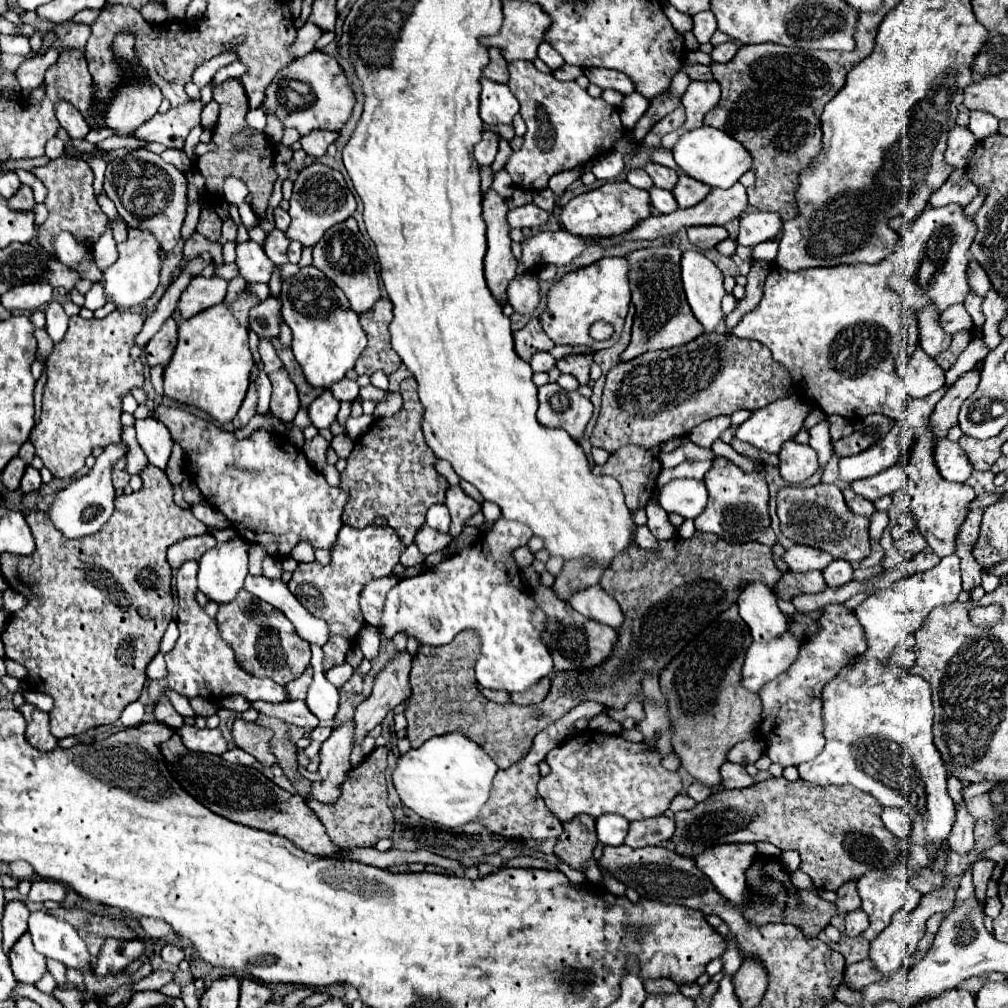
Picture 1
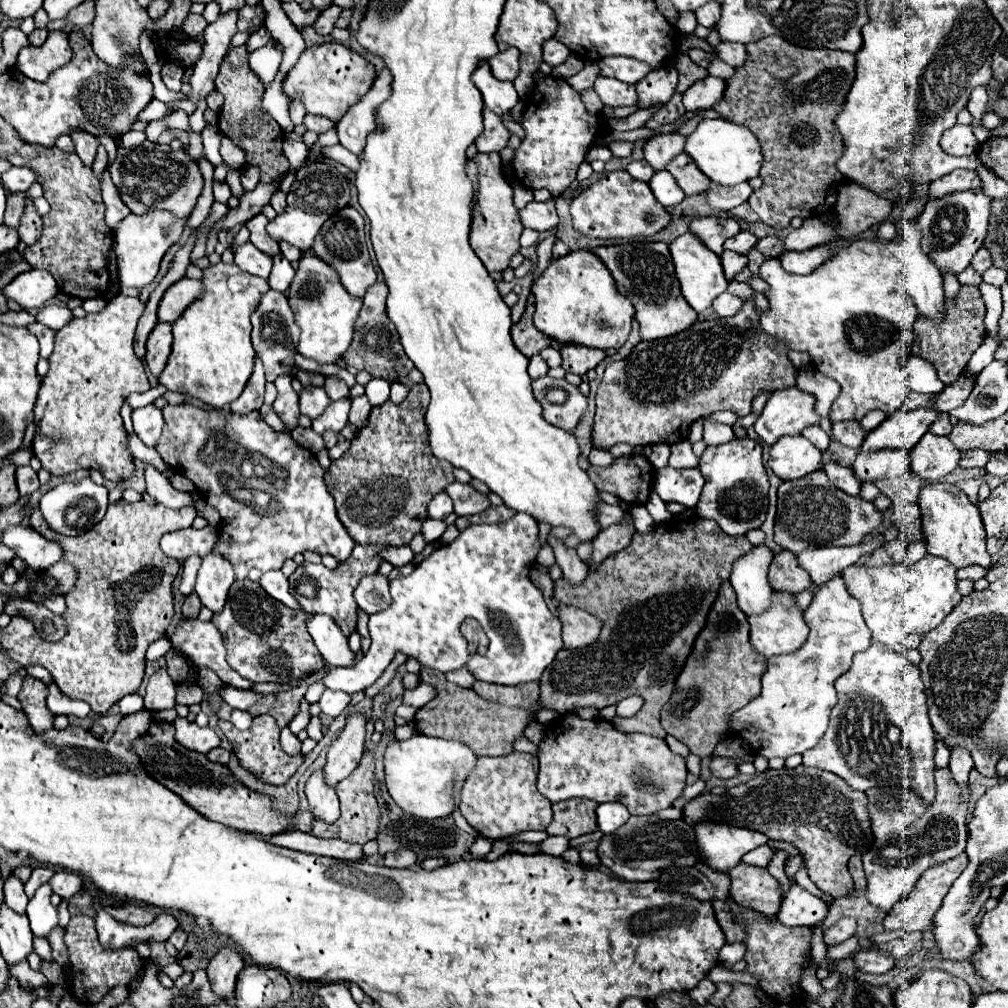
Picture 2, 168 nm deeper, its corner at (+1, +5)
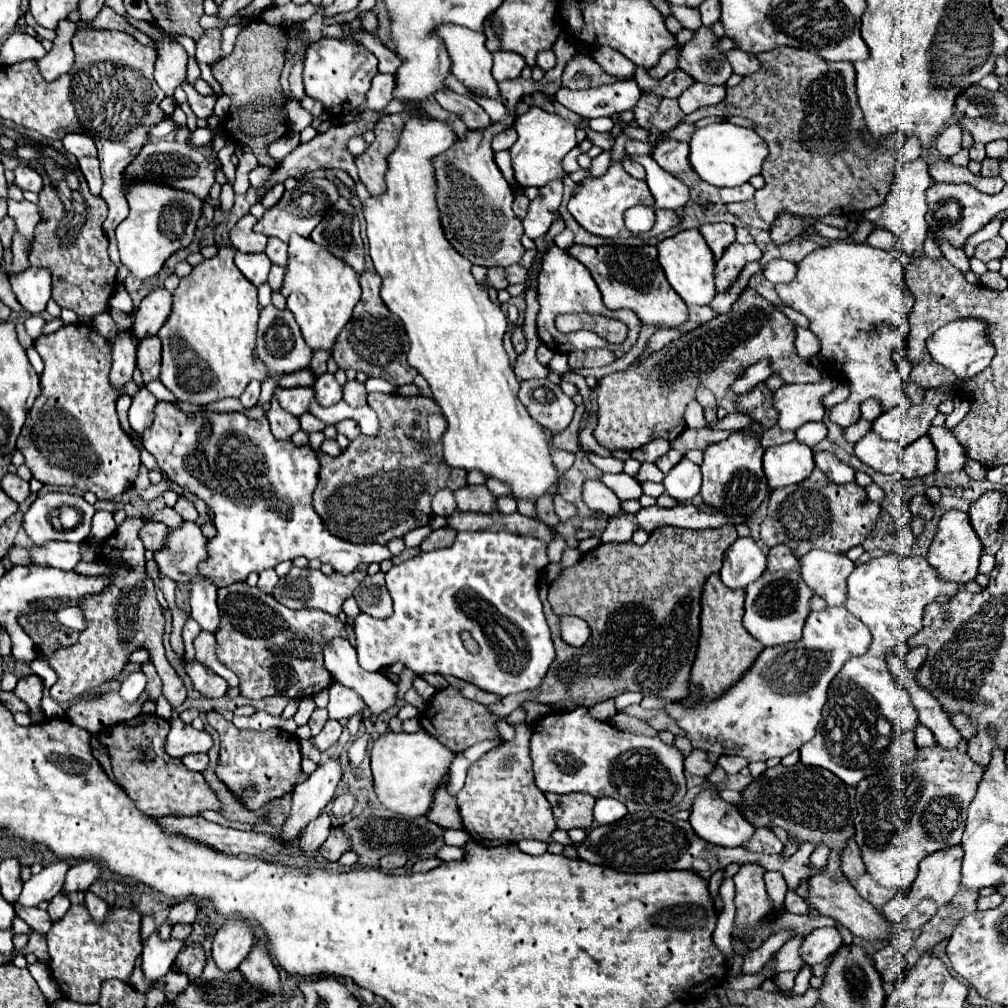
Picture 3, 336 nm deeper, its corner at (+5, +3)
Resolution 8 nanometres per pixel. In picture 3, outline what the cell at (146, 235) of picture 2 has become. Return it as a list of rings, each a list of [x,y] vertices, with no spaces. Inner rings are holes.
[[[157,183],[129,185],[125,187],[125,197],[129,201],[129,215],[115,229],[115,237],[121,263],[129,269],[129,275],[143,281],[157,275],[169,255],[173,255],[181,247],[187,247],[193,241],[193,231],[201,215],[203,201],[195,199],[195,195],[185,195]]]

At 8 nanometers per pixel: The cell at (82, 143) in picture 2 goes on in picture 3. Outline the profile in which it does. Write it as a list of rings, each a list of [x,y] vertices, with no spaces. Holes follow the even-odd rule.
[[[81,157],[79,169],[83,171],[93,195],[99,195],[101,187],[103,187],[103,179],[101,179],[101,173],[99,173],[99,159],[97,157]]]

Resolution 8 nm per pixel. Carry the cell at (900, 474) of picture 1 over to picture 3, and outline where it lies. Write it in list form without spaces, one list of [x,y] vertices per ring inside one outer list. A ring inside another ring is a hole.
[[[869,431],[861,441],[855,443],[855,457],[883,475],[893,475],[901,467],[903,449],[897,443],[883,441],[877,433]]]

